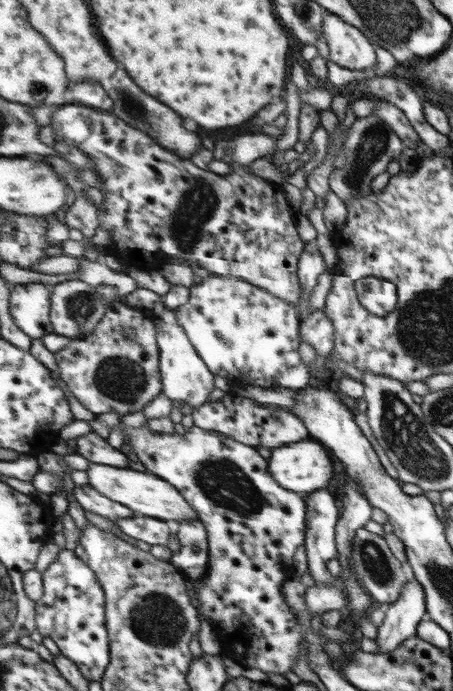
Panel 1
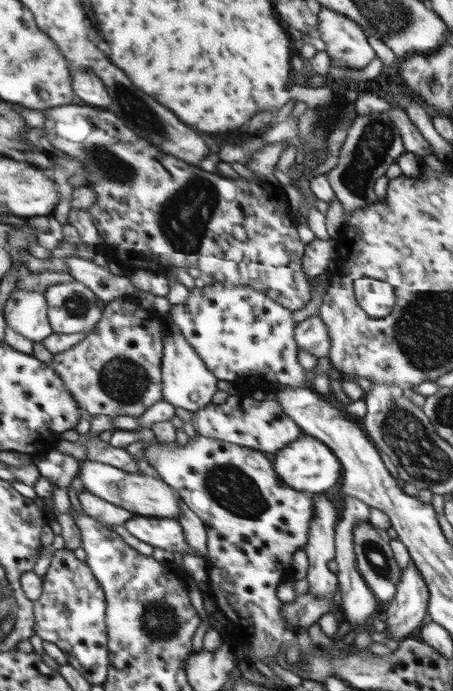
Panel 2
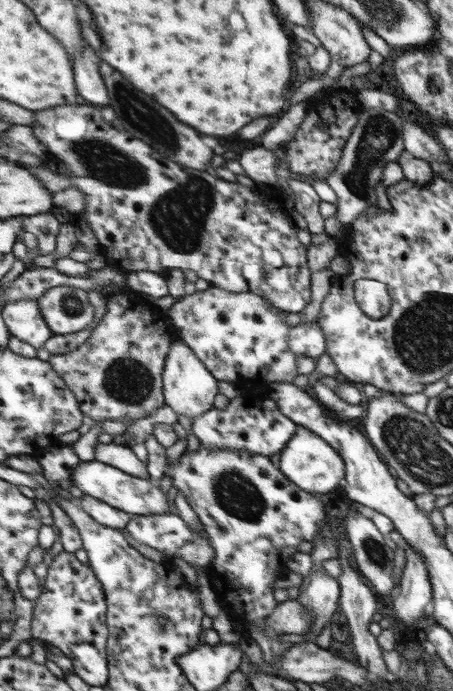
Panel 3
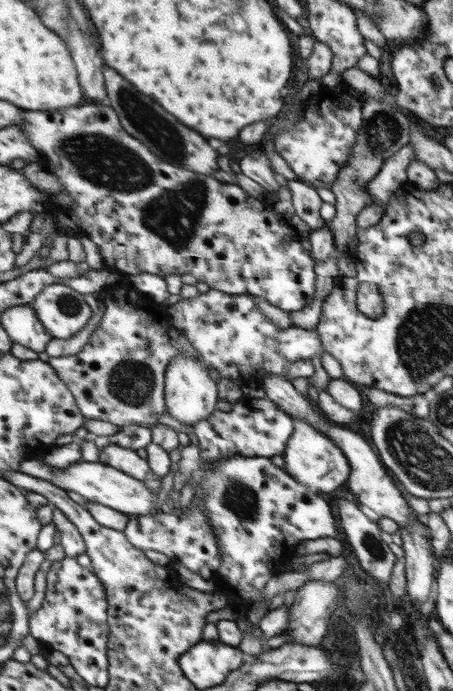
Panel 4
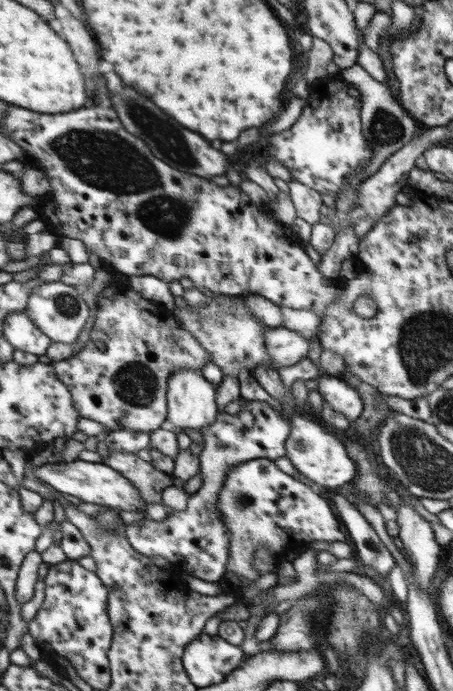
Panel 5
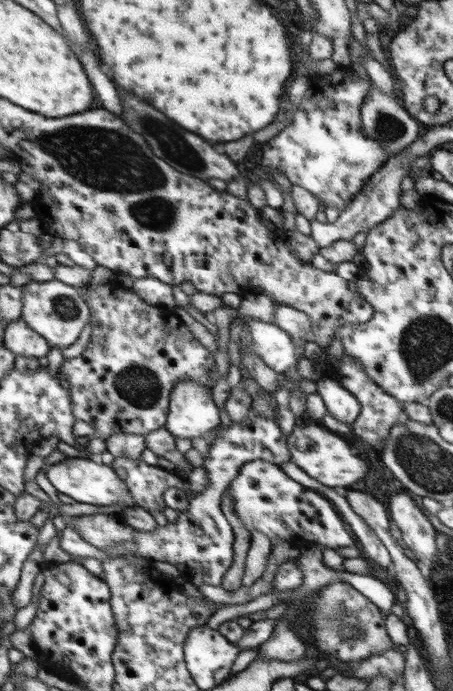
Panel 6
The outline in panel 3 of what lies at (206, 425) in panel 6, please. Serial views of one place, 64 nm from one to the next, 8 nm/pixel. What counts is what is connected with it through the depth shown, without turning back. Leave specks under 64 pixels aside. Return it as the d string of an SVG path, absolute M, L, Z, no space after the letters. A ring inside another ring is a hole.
M178 332L172 349L166 360L166 369L163 374L164 394L166 404L173 407L181 416L188 416L193 420L214 408L216 396L219 394L219 380L205 366L205 363L194 353L194 350L181 339Z

